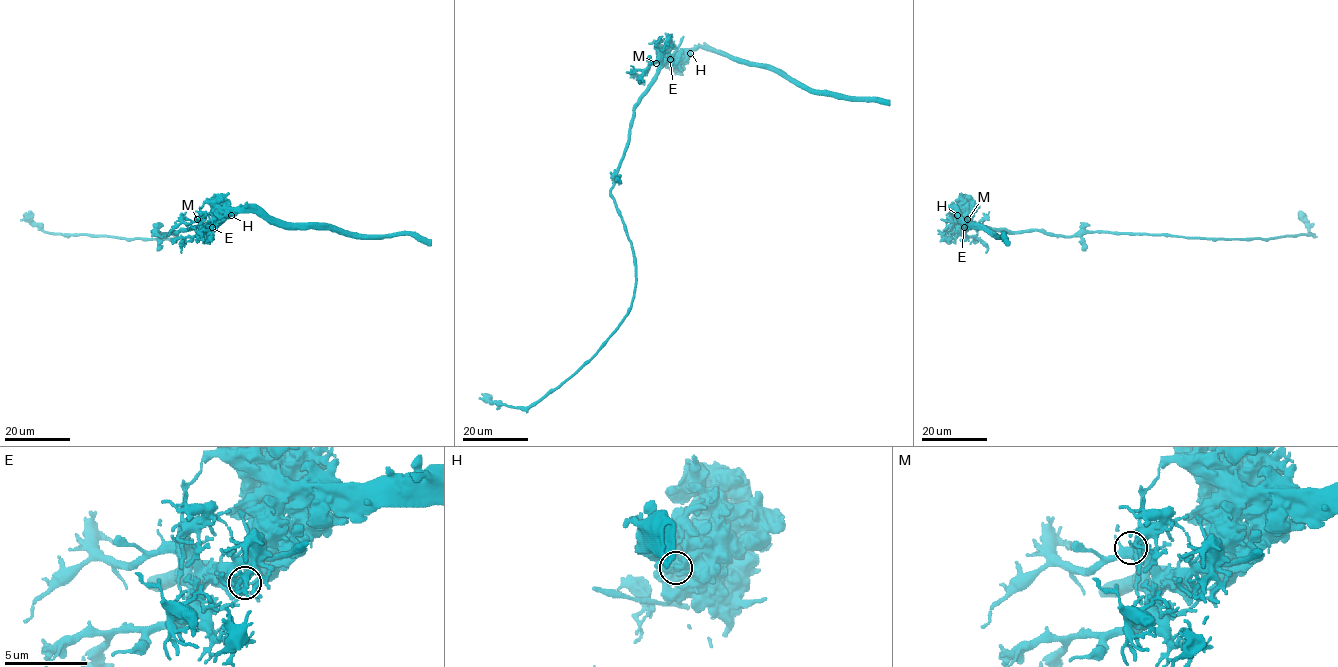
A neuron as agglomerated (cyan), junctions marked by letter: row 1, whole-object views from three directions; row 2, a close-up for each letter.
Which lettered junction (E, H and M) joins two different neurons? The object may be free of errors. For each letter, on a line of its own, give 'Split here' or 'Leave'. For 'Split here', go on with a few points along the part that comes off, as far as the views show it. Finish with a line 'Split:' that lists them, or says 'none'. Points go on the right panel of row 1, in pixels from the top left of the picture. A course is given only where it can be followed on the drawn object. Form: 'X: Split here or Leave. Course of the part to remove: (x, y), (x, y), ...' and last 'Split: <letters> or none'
E: Split here. Course of the part to remove: (964, 227), (1045, 231), (1063, 236), (1104, 232), (1248, 239), (1311, 234), (1308, 224), (1298, 214)
H: Leave
M: Leave
Split: E

